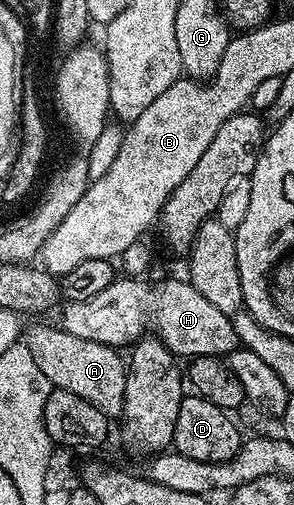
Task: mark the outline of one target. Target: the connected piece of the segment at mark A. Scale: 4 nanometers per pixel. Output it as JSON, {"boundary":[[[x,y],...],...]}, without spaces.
{"boundary":[[[33,326],[24,331],[23,343],[31,352],[34,363],[39,366],[40,371],[47,376],[47,380],[53,388],[75,392],[75,396],[83,396],[99,412],[103,412],[110,420],[121,417],[123,400],[125,399],[125,376],[127,373],[127,362],[124,357],[120,358],[118,351],[107,344],[95,344],[95,340],[82,340],[79,336],[71,336],[71,332],[53,326]]]}

